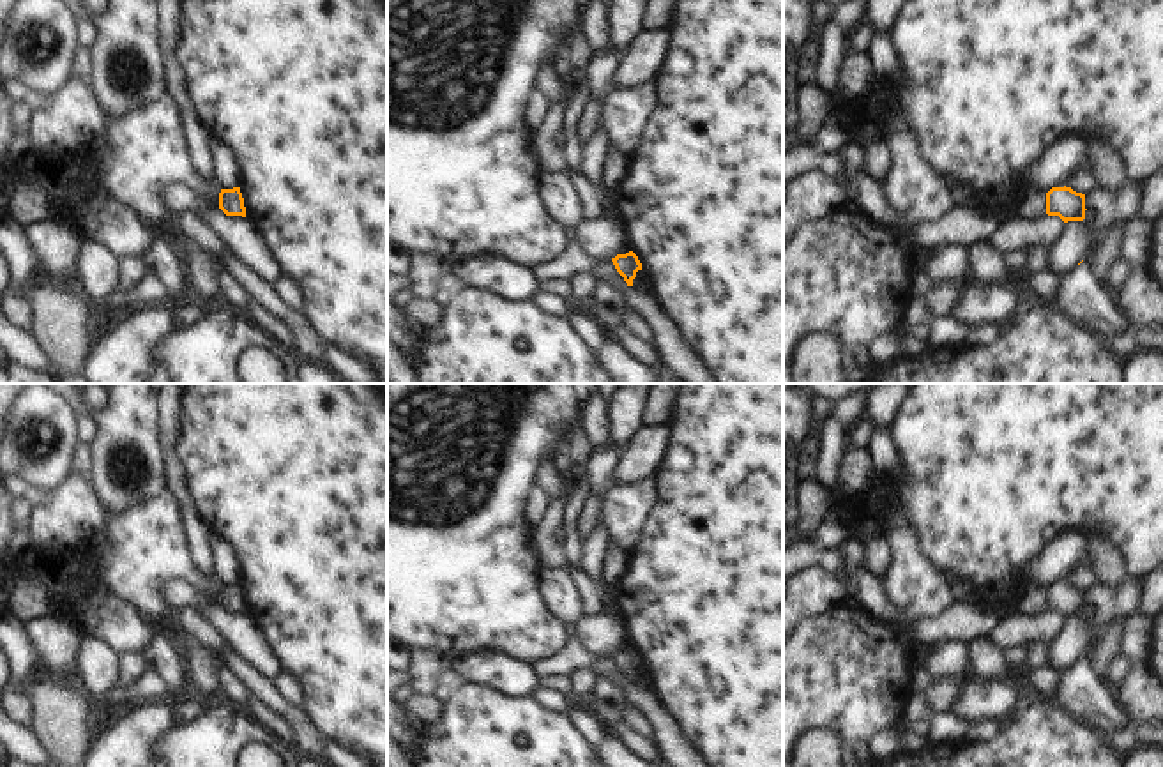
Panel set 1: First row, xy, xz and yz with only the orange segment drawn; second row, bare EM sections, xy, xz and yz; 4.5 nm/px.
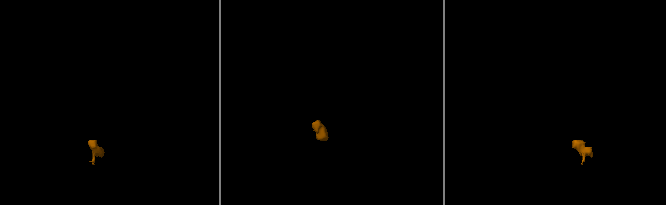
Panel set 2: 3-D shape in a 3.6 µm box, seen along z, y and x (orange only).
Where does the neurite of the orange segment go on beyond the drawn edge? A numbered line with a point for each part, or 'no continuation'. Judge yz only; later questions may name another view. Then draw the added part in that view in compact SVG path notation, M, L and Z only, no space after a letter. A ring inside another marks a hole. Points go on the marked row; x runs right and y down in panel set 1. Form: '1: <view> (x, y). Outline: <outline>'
1: yz (1089, 301). Outline: M1098 244L1069 276L1060 277L1062 292L1057 306L1073 322L1091 329L1110 343L1133 325L1126 313L1117 306L1117 293L1106 281L1098 279L1092 270Z

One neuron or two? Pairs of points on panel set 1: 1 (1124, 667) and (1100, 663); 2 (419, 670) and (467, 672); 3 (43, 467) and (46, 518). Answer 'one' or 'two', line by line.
1: two
2: two
3: two

